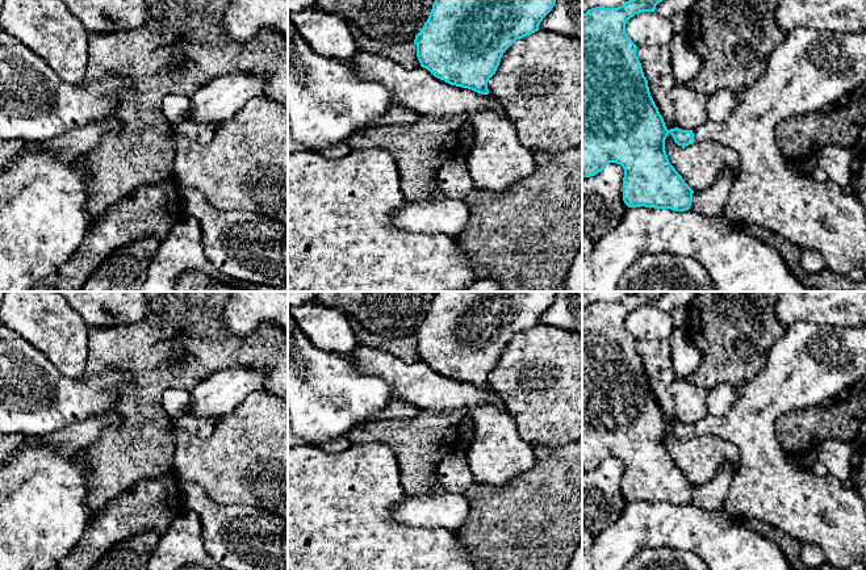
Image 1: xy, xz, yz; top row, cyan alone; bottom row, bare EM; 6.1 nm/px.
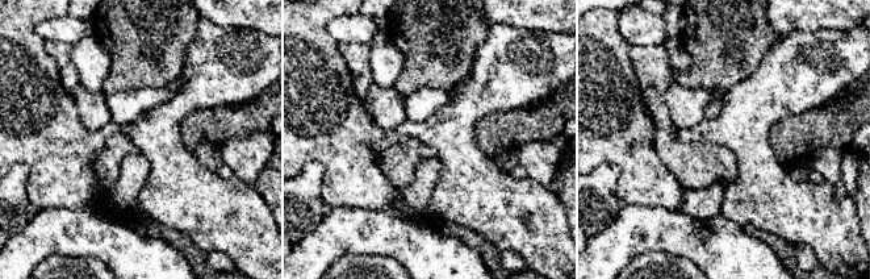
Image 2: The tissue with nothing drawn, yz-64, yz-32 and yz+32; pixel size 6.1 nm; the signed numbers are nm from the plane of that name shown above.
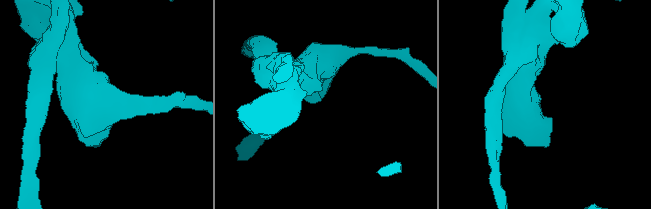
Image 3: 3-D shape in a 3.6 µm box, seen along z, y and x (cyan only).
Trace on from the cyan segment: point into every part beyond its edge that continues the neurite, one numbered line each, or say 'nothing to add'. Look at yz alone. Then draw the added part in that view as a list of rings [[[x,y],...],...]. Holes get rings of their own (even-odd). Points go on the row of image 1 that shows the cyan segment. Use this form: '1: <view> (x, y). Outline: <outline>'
1: yz (808, 71). Outline: [[[807,28],[791,30],[774,49],[763,74],[757,81],[736,91],[740,96],[731,114],[721,121],[708,120],[693,130],[695,142],[716,142],[735,150],[740,156],[740,172],[732,186],[724,217],[742,226],[757,225],[787,239],[800,250],[816,250],[827,268],[854,282],[866,282],[866,218],[863,206],[854,193],[845,193],[838,184],[819,183],[804,176],[795,163],[785,159],[775,142],[777,126],[791,116],[828,108],[844,100],[866,81],[866,30],[815,32]]]

